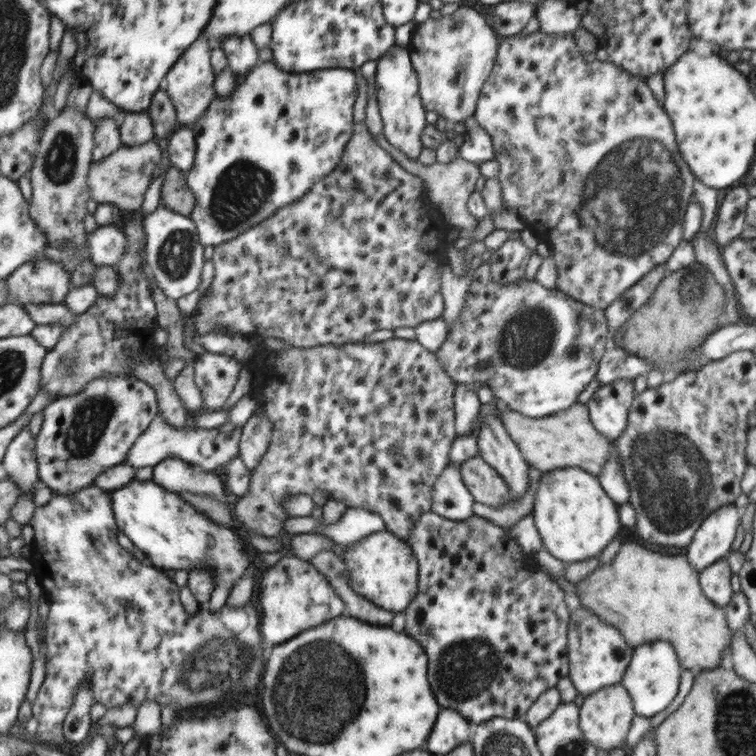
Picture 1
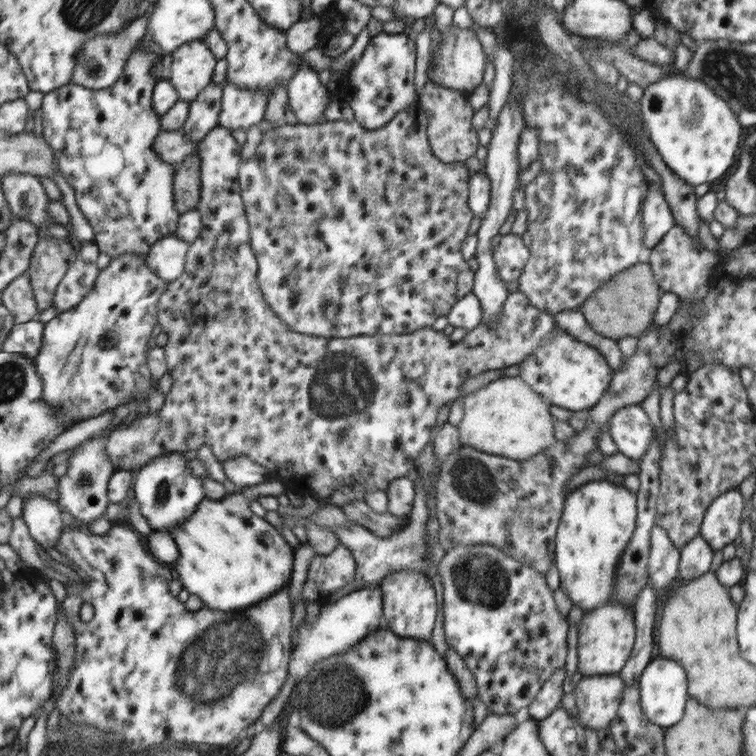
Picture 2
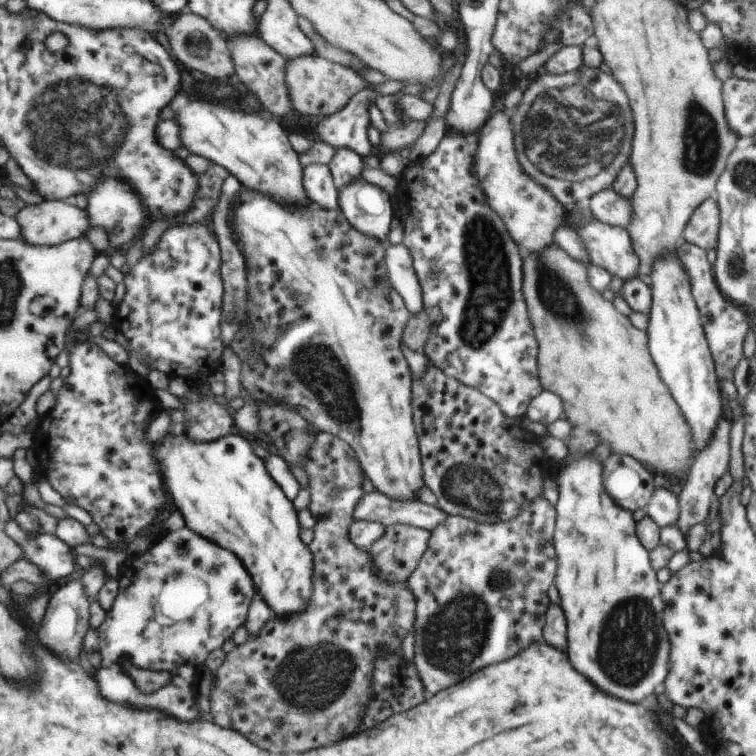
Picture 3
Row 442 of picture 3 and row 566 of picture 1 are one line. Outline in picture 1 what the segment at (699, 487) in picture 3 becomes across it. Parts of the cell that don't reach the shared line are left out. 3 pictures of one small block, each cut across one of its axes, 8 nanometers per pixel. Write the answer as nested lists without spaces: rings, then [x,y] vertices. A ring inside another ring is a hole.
[[[726,559],[716,561],[714,565],[699,571],[703,594],[715,606],[725,608],[732,600],[732,596],[735,594],[731,586],[732,575],[729,562]]]

